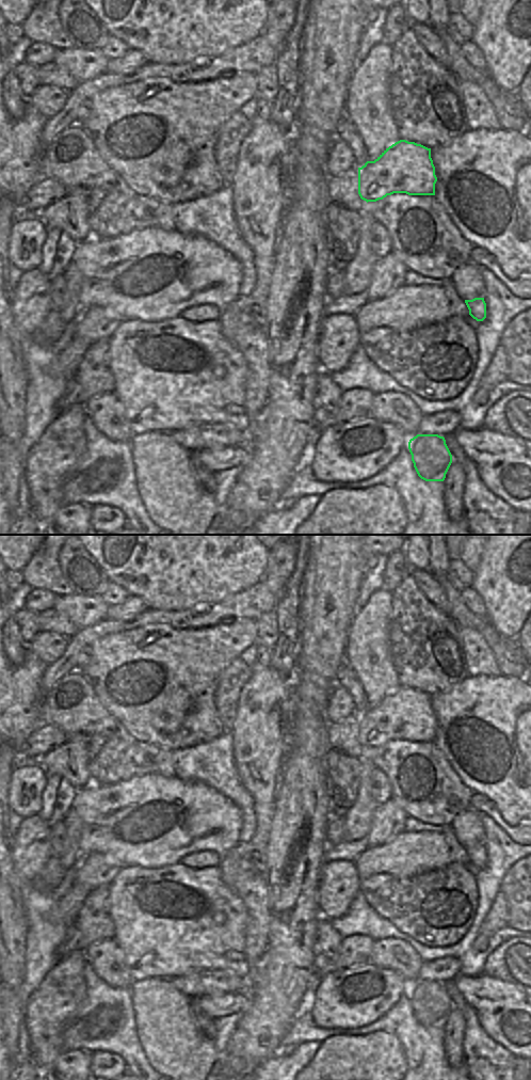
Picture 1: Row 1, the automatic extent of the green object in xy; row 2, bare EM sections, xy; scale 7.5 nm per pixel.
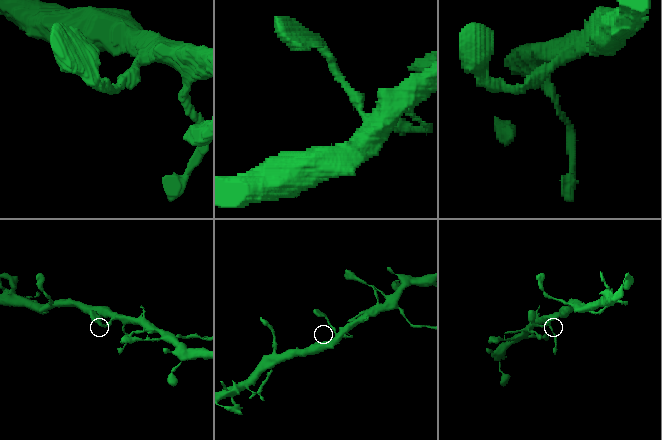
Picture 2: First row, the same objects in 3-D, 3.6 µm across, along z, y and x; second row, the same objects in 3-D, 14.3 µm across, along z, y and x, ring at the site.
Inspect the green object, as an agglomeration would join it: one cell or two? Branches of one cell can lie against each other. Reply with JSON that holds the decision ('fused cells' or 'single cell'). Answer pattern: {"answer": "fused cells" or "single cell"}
{"answer": "single cell"}

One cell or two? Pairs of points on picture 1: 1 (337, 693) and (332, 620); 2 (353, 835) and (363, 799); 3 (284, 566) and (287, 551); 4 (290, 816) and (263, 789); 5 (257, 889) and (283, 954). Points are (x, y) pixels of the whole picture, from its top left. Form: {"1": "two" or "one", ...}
{"1": "two", "2": "one", "3": "one", "4": "two", "5": "two"}

